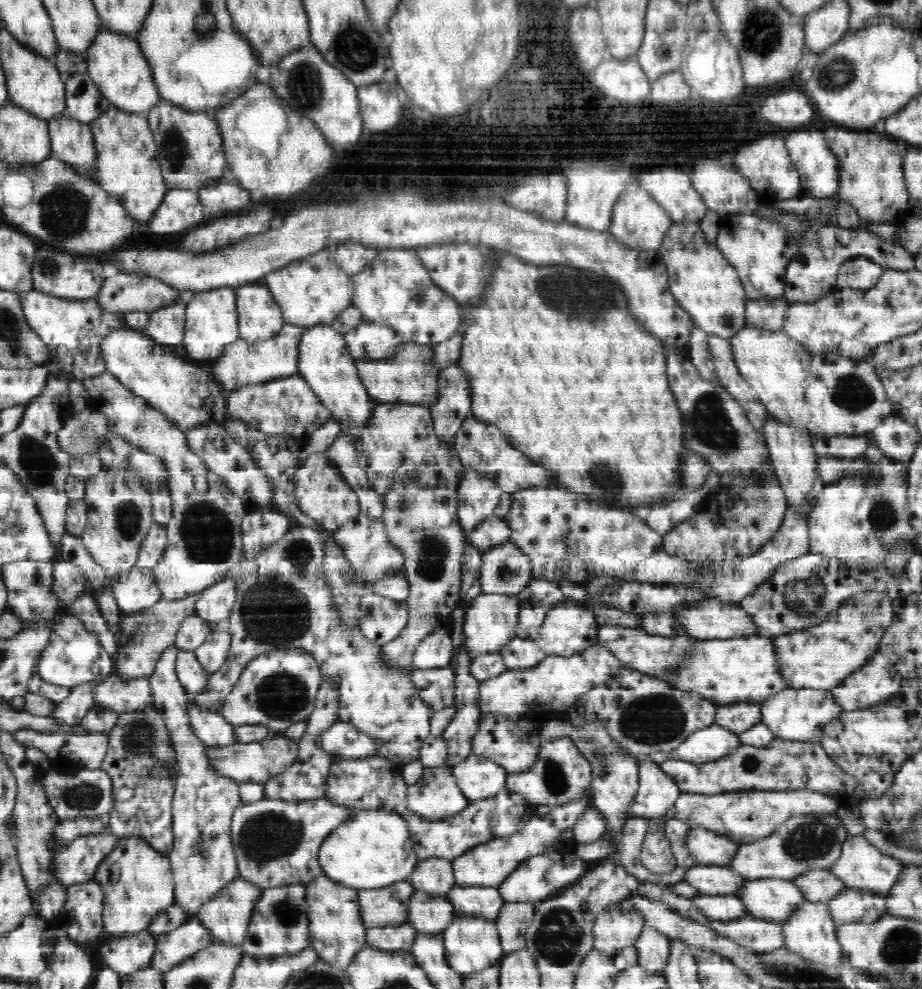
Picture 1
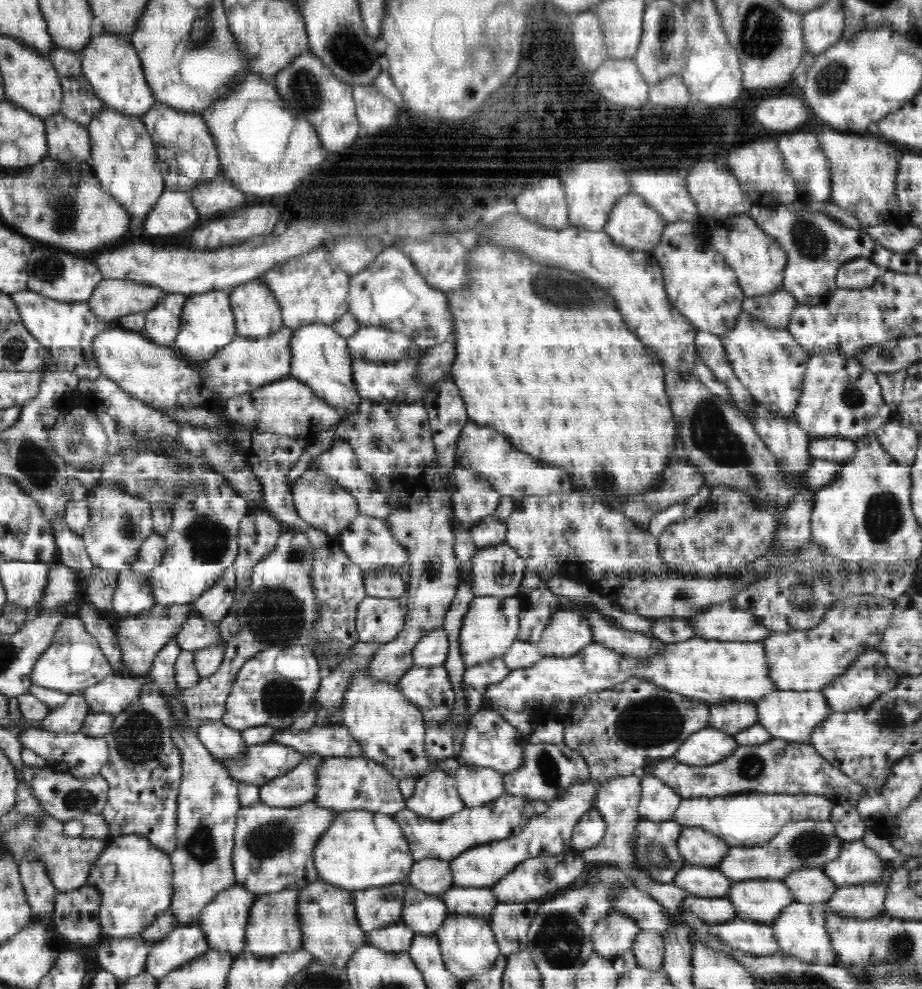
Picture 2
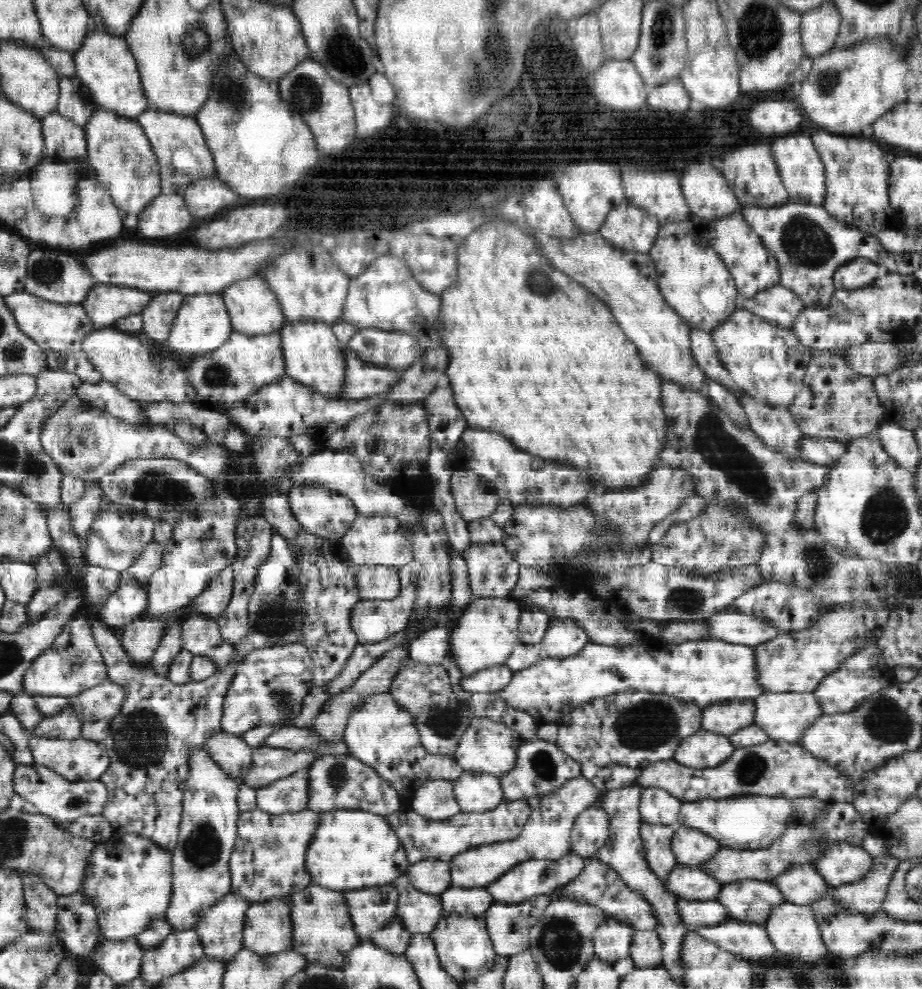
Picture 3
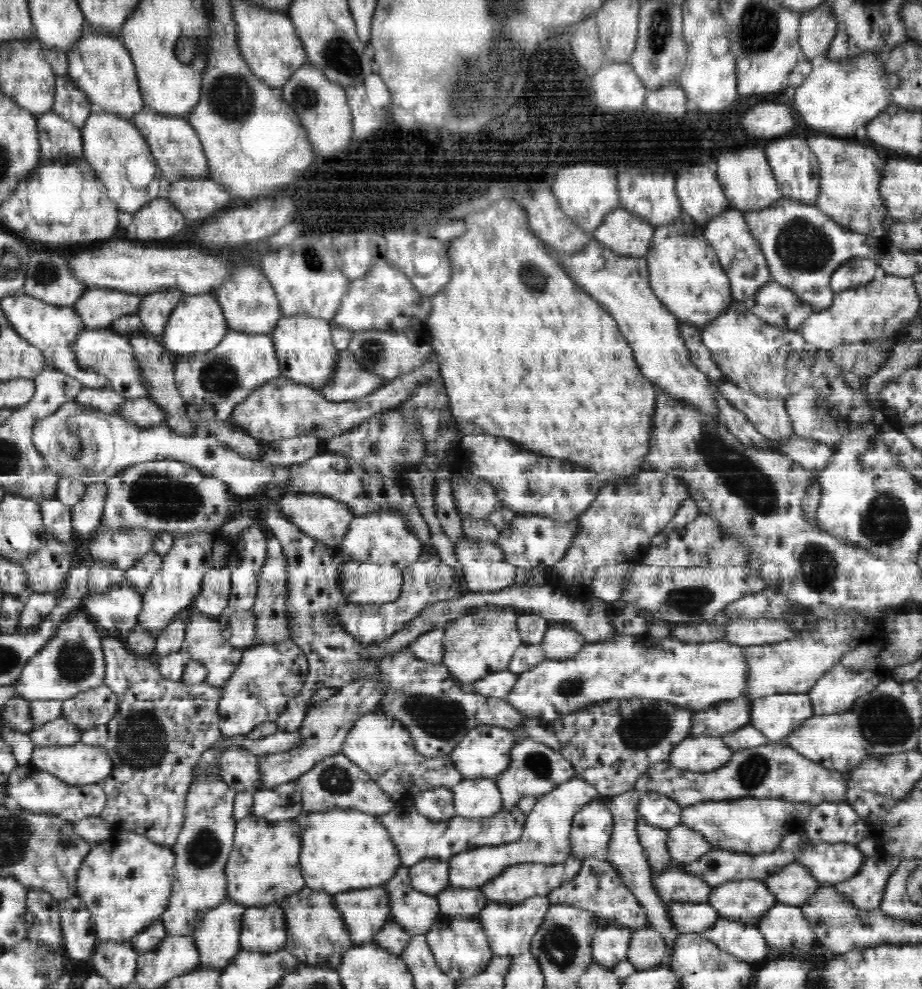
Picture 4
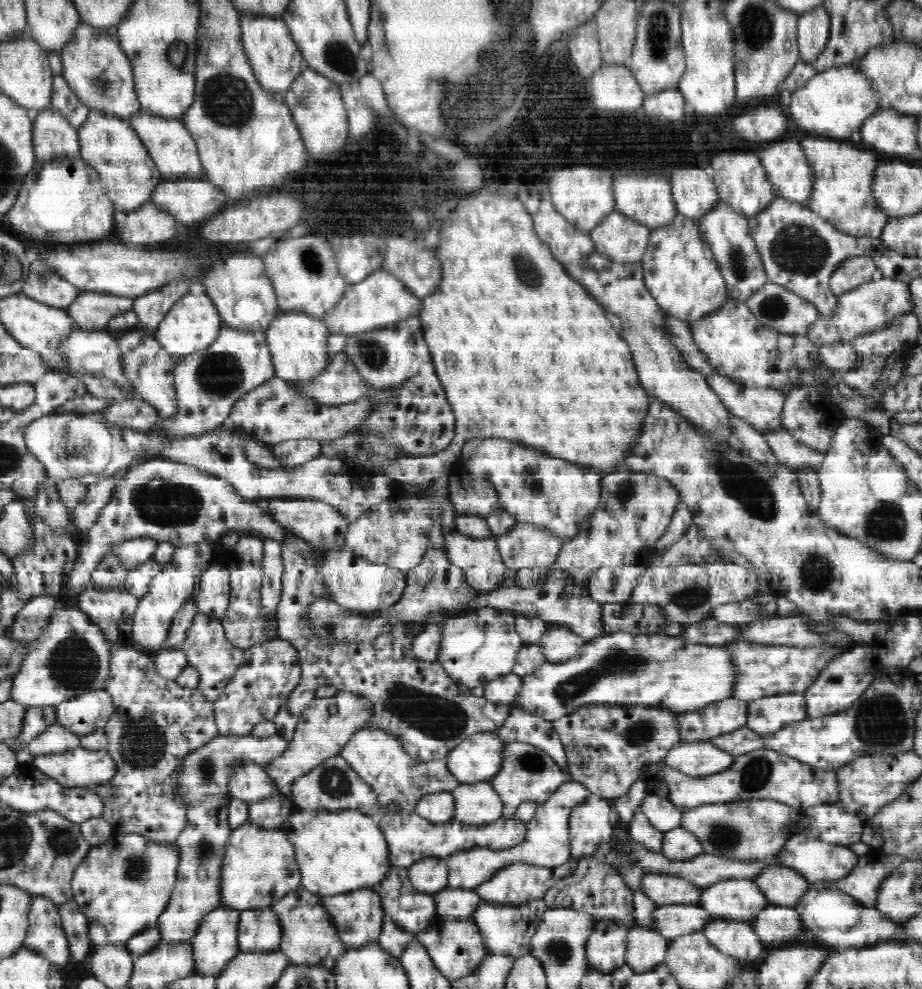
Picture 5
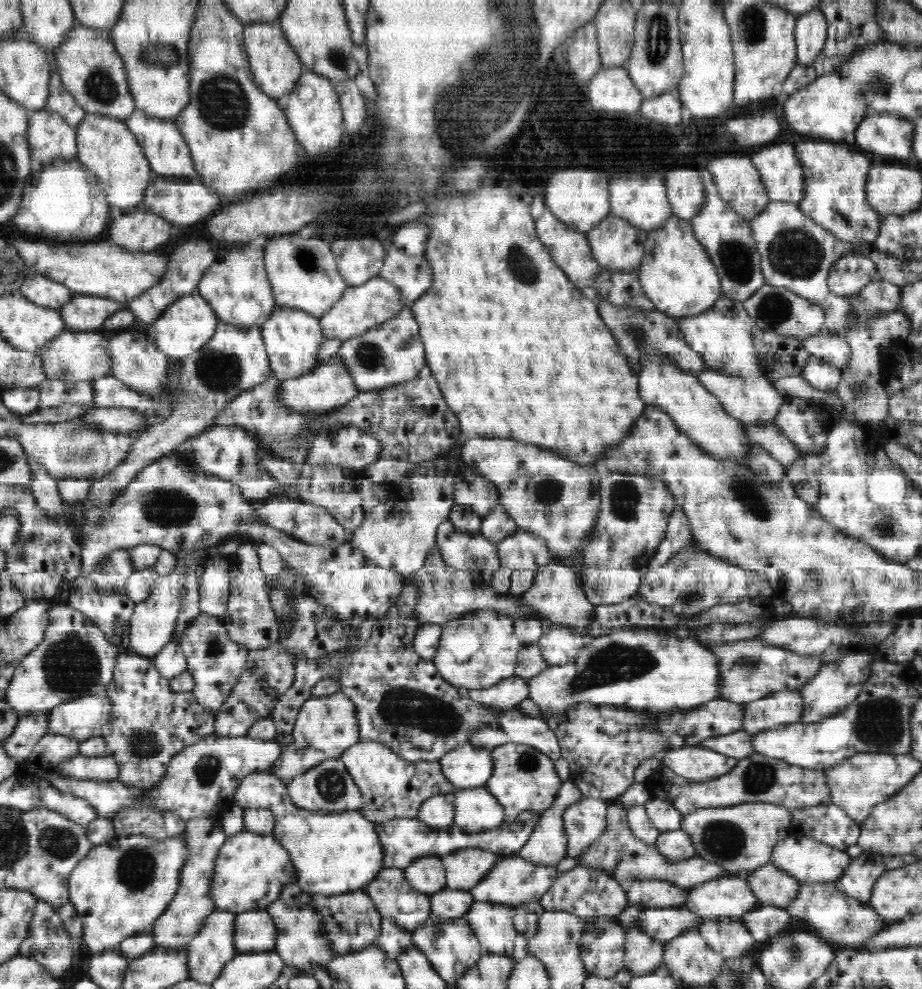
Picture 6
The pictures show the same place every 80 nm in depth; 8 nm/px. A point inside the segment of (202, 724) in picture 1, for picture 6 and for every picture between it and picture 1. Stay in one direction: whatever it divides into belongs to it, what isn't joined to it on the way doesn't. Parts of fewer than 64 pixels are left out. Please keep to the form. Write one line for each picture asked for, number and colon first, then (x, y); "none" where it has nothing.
2: (223, 742)
3: (231, 752)
4: (239, 768)
5: (249, 782)
6: (332, 853)

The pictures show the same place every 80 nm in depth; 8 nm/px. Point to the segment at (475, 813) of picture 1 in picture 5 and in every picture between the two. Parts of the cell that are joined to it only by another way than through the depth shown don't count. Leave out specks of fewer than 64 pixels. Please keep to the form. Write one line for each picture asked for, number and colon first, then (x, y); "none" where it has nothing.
2: (445, 839)
3: (422, 838)
4: (416, 838)
5: (410, 838)

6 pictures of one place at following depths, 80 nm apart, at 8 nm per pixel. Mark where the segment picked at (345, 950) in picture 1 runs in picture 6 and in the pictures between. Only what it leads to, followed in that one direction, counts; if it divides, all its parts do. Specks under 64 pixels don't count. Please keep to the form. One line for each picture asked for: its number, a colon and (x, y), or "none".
2: (331, 932)
3: (324, 933)
4: (317, 935)
5: (309, 937)
6: (299, 942)

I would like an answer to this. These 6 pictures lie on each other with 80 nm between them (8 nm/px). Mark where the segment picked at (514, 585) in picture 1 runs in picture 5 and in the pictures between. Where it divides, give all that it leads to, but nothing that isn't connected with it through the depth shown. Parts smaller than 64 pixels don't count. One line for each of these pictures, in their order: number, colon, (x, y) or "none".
2: (497, 570)
3: (492, 571)
4: (485, 569)
5: (480, 560)

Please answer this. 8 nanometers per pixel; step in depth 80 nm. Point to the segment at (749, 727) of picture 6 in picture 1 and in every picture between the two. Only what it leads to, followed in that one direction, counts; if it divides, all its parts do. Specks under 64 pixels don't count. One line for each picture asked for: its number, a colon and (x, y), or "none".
1: (804, 715)
2: (790, 715)
3: (784, 716)
4: (777, 716)
5: (766, 715)

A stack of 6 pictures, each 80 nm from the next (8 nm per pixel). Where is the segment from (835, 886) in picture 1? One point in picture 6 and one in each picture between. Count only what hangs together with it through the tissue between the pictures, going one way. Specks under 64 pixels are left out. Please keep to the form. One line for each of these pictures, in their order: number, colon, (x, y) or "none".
2: (810, 886)
3: (802, 885)
4: (793, 885)
5: (782, 886)
6: (771, 886)

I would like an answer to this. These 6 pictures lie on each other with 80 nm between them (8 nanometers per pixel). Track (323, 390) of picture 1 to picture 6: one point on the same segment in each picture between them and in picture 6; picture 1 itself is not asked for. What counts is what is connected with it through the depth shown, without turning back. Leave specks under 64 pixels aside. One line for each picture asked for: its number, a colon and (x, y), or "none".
2: (320, 357)
3: (314, 356)
4: (304, 347)
5: (297, 342)
6: (292, 337)

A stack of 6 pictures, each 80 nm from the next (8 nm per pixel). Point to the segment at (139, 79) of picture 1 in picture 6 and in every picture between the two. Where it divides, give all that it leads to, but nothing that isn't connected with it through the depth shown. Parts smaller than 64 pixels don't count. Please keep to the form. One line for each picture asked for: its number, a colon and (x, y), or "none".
2: (110, 63)
3: (104, 64)
4: (101, 67)
5: (96, 69)
6: (90, 69)

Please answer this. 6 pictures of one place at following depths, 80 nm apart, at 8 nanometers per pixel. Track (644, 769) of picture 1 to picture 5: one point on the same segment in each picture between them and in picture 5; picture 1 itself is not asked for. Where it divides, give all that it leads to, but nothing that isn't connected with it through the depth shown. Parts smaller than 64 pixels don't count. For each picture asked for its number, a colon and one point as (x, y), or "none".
2: (658, 802)
3: (657, 805)
4: (658, 810)
5: (663, 815)

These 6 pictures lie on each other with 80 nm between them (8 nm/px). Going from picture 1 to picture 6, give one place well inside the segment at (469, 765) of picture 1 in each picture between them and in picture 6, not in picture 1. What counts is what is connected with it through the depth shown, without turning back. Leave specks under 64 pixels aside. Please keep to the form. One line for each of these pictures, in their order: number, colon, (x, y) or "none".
2: (477, 785)
3: (475, 790)
4: (473, 797)
5: (478, 803)
6: (476, 810)

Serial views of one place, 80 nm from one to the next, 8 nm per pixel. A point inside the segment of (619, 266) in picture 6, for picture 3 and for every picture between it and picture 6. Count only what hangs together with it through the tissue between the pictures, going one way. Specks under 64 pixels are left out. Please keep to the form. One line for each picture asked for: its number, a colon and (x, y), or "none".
3: (628, 227)
4: (623, 232)
5: (622, 239)

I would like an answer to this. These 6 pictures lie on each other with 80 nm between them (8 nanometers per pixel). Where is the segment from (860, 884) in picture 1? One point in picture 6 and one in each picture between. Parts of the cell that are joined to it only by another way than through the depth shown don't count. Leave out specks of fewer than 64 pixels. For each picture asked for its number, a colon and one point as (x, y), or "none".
2: (856, 864)
3: (842, 864)
4: (830, 864)
5: (816, 860)
6: (806, 860)

